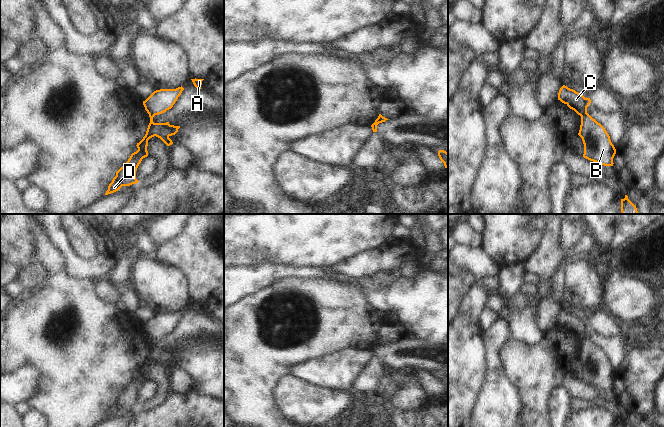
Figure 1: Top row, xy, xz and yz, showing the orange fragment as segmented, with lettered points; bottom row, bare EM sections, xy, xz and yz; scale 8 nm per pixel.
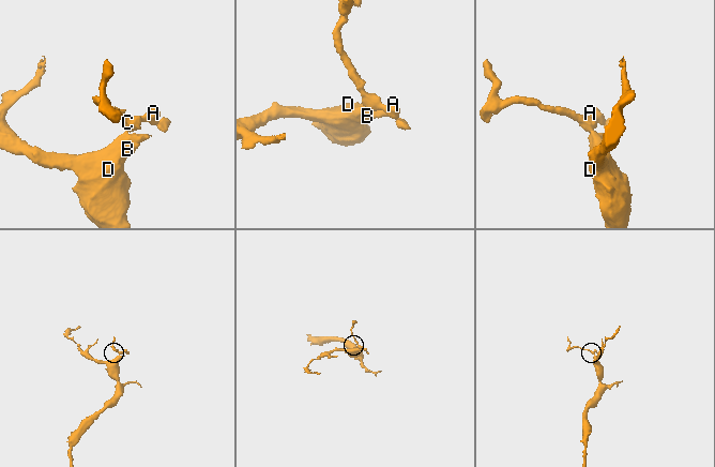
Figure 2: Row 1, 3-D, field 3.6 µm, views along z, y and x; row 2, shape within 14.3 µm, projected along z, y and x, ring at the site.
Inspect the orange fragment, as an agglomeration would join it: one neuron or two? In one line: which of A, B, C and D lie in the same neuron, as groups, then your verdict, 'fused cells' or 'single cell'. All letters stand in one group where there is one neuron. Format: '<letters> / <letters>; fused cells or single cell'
A C / B D; fused cells

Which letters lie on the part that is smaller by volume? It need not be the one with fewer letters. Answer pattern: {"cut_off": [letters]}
{"cut_off": ["A", "C"]}

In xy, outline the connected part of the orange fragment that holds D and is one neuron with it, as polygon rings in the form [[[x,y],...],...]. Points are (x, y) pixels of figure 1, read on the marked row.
[[[150,116],[150,123],[143,139],[137,143],[138,150],[131,154],[128,161],[116,172],[116,176],[108,186],[105,195],[118,191],[122,186],[130,186],[139,181],[136,179],[136,171],[142,159],[148,156],[147,146],[148,140],[154,136],[160,138],[167,146],[173,144],[169,138],[178,132],[180,126],[170,125],[166,123],[154,123],[153,117]]]

